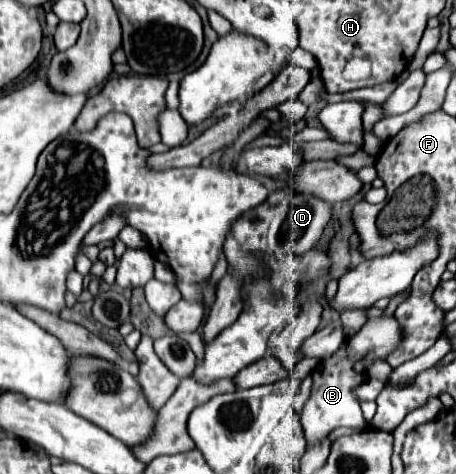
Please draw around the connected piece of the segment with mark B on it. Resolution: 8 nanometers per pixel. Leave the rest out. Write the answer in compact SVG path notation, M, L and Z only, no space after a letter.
M370 317L356 335L348 337L340 345L340 349L334 355L330 355L328 359L322 359L318 363L318 367L312 371L312 393L310 393L310 399L306 401L306 405L302 409L302 427L304 427L304 435L306 435L308 445L324 439L336 427L364 427L366 425L366 421L362 417L362 411L360 411L358 397L356 397L356 387L366 381L370 365L374 361L384 361L400 345L400 341L402 341L402 327L396 323L394 317Z

